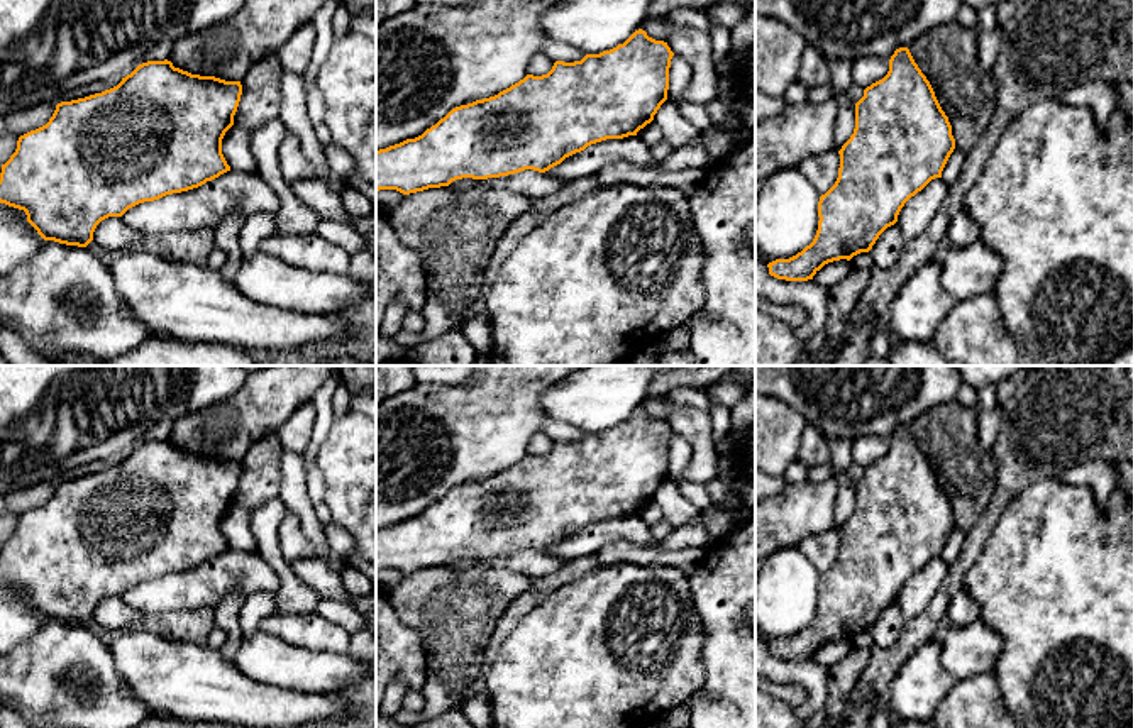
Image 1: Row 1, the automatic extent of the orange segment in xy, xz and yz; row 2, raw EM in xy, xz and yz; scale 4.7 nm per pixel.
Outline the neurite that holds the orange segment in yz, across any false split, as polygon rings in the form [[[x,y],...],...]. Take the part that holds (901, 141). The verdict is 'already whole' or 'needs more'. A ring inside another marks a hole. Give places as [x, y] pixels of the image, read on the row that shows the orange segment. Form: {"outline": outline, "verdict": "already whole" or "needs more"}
{"outline": [[[908,47],[889,59],[887,74],[864,90],[855,103],[855,129],[838,151],[835,185],[820,196],[818,230],[810,245],[789,259],[767,264],[769,274],[786,281],[808,281],[828,262],[869,252],[879,235],[898,222],[904,203],[942,171],[955,149],[952,125],[935,91]]], "verdict": "already whole"}

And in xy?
{"outline": [[[168,59],[142,63],[110,90],[58,103],[46,125],[20,135],[15,152],[2,164],[0,203],[24,210],[44,240],[86,247],[102,220],[122,217],[139,203],[198,188],[230,171],[222,139],[234,125],[240,95],[240,81],[191,74]]], "verdict": "already whole"}

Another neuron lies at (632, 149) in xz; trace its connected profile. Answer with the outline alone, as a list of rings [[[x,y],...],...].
[[[628,135],[591,144],[584,151],[566,157],[561,164],[550,168],[544,174],[561,181],[572,181],[583,176],[598,174],[605,166],[620,161],[642,168],[655,168],[659,164],[650,154],[650,146],[638,135]]]

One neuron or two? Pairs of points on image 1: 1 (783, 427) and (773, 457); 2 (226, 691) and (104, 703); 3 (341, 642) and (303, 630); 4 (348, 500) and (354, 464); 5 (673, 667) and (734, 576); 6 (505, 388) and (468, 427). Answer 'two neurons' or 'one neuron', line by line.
1: one neuron
2: two neurons
3: one neuron
4: one neuron
5: two neurons
6: one neuron

